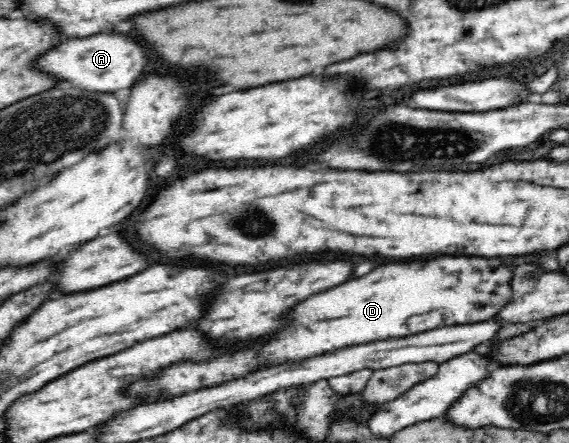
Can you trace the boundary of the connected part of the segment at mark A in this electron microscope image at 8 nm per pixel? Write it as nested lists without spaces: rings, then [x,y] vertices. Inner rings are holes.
[[[104,33],[86,39],[68,39],[66,43],[58,45],[56,49],[48,51],[42,59],[38,59],[36,65],[40,67],[40,71],[46,71],[62,81],[70,81],[80,89],[112,93],[118,89],[130,89],[134,81],[140,77],[146,63],[148,53],[140,41],[132,39],[130,35]]]

